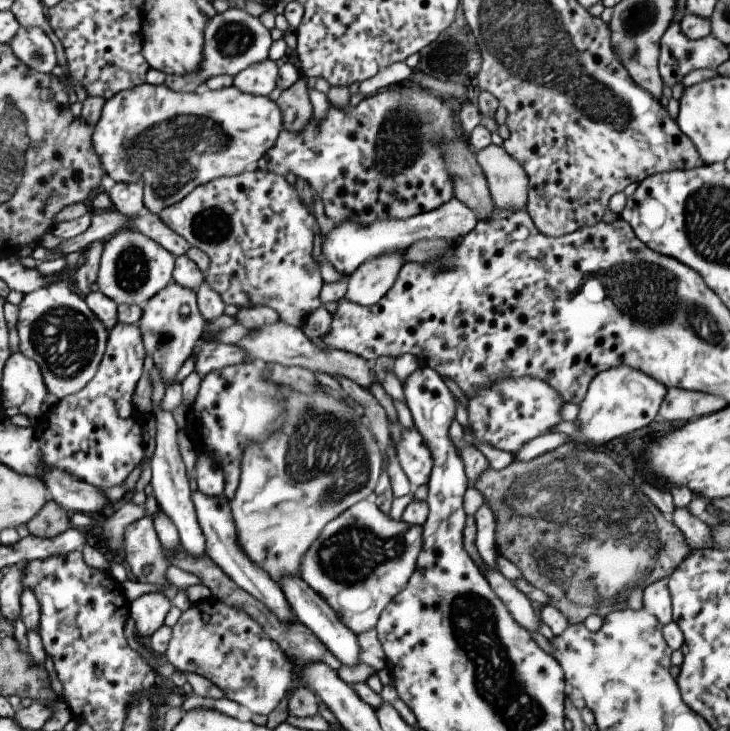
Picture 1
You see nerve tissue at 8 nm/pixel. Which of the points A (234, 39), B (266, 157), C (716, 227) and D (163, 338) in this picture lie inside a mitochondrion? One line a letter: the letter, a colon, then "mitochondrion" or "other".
A: mitochondrion
B: other
C: mitochondrion
D: mitochondrion

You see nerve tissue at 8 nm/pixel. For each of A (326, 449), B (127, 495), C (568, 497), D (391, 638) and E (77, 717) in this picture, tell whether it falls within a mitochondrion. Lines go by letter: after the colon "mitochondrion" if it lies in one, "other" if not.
A: mitochondrion
B: other
C: mitochondrion
D: other
E: other

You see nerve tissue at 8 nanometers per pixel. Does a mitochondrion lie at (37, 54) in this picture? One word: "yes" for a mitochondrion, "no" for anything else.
yes

